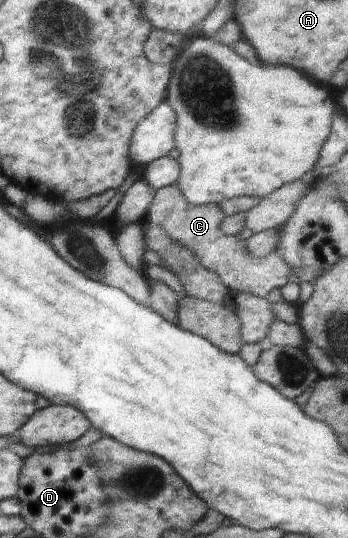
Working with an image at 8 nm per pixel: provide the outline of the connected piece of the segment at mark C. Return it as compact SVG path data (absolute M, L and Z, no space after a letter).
M177 182L160 188L154 193L148 210L148 222L163 227L172 241L187 247L198 261L208 270L217 273L232 293L249 293L261 298L267 298L273 289L281 289L294 277L281 252L275 250L267 256L254 257L250 254L245 239L239 235L228 235L220 227L226 214L219 205L209 203L204 205L191 204L176 187Z

